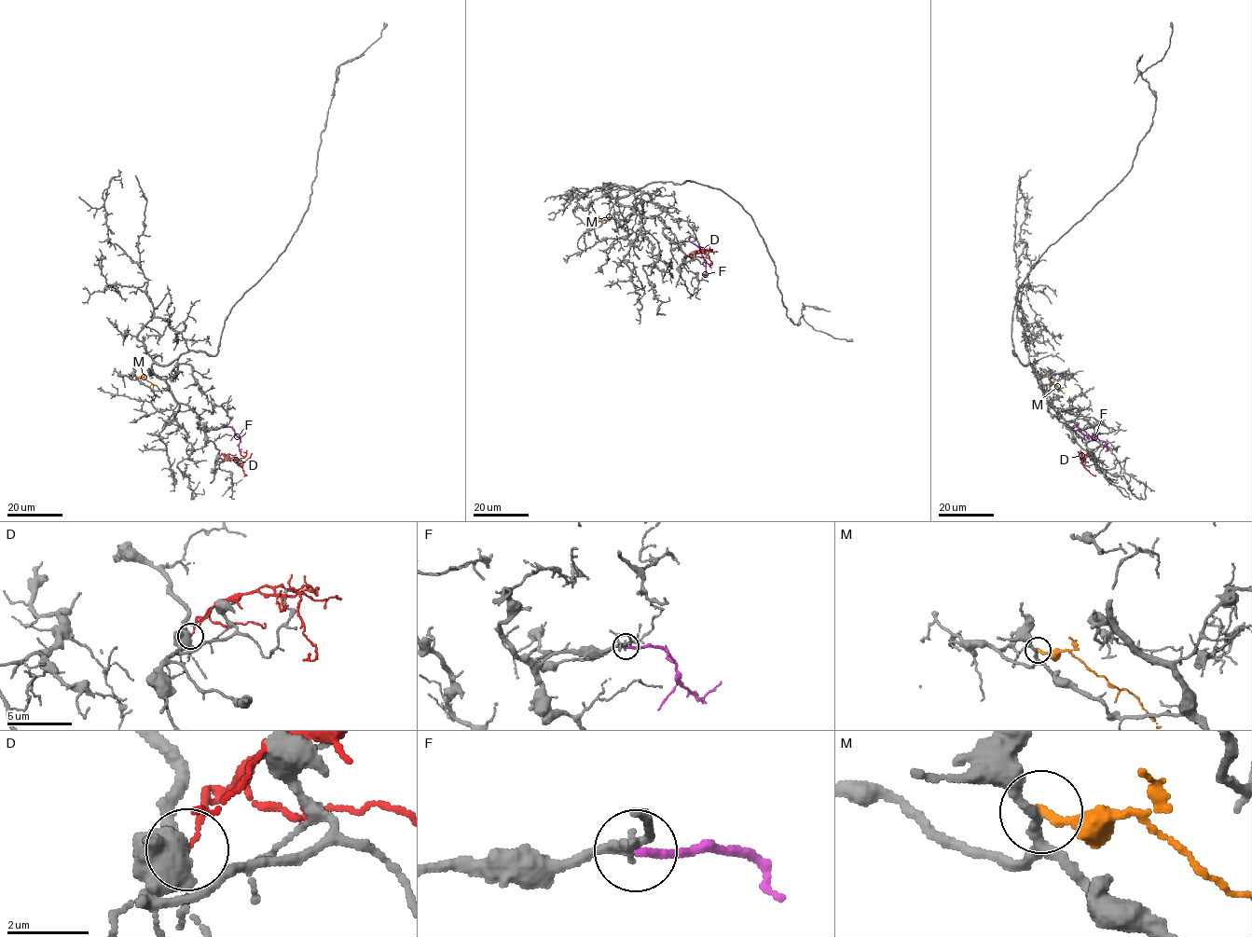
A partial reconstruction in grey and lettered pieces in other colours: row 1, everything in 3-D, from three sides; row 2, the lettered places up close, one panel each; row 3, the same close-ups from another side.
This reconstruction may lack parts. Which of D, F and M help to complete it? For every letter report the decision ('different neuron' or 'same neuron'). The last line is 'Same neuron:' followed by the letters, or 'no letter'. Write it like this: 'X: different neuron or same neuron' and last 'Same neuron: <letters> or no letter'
D: different neuron
F: same neuron
M: different neuron
Same neuron: F

